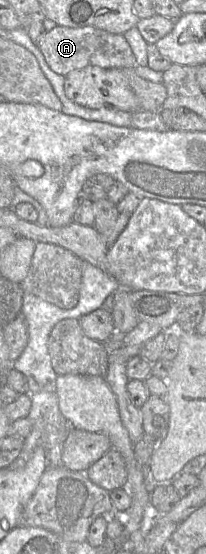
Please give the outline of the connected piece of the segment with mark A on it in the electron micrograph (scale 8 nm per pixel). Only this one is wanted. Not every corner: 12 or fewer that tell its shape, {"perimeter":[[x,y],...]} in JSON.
{"perimeter":[[57,25],[37,47],[64,77],[136,68],[123,34]]}

